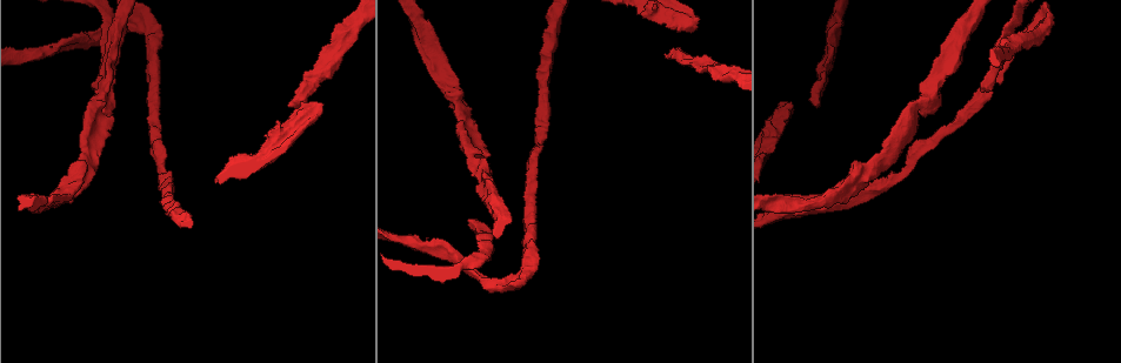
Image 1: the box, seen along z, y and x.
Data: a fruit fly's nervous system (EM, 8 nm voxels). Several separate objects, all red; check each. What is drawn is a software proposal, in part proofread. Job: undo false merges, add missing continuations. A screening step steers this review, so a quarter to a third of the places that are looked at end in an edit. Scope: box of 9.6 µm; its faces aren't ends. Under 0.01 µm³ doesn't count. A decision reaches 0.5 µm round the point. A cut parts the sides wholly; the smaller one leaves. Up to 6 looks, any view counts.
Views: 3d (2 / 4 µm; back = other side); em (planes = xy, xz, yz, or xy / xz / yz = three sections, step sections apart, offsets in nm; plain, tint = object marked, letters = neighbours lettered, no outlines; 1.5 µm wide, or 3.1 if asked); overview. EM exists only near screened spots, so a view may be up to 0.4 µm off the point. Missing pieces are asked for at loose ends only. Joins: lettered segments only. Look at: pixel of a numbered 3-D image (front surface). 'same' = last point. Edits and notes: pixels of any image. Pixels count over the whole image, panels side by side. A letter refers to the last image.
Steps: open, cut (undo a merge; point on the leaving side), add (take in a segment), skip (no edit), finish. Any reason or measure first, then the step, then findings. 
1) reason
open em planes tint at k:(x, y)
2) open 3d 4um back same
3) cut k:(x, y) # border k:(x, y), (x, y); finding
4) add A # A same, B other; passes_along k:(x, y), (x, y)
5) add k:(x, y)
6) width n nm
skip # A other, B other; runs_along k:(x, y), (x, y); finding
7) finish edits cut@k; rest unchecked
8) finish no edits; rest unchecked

end of a long branch
open em yz step 8 tint at 1:(91, 84)

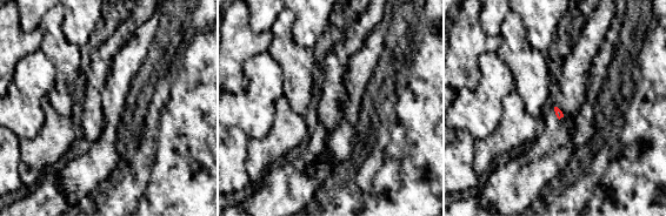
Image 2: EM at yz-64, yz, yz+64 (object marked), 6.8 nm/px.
cut it another way
open em planes letters same

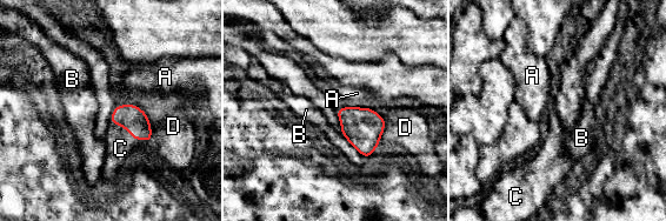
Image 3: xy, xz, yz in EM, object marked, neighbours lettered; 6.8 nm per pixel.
longest_contact B 260 nm
add C # A other, B other, C same, D other; passes_along 3:(134, 120), (124, 127), (120, 148); the neuron continues

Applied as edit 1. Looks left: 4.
open overview

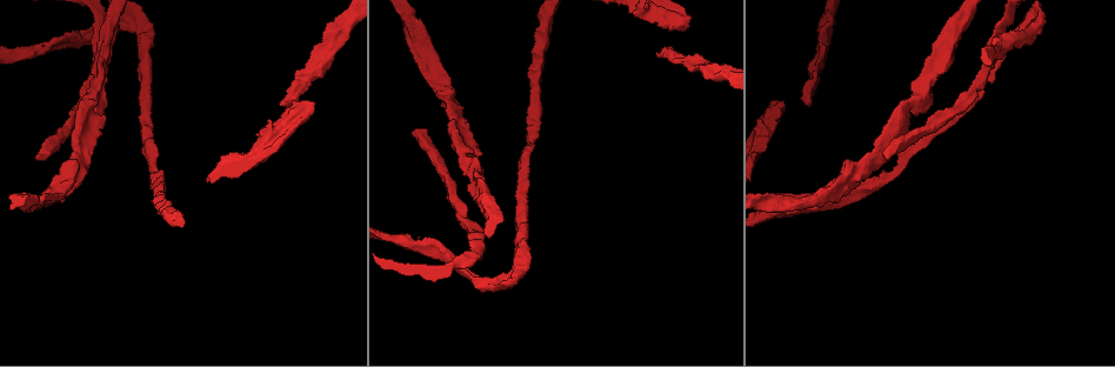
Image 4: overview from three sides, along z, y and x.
sharp bend
open 3d 2um at 4:(86, 112)

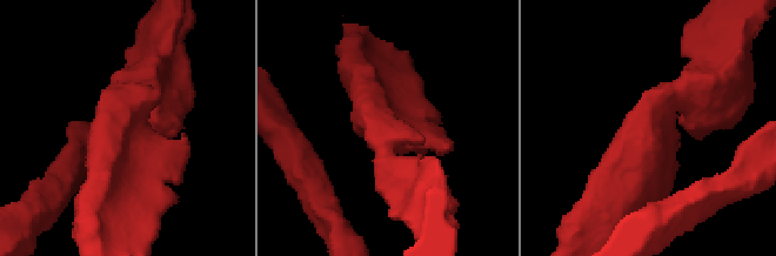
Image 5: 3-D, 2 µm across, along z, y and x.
open em planes tint at 5:(119, 127)

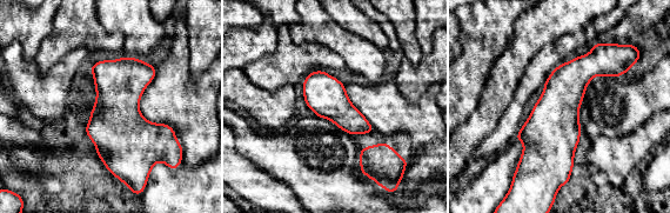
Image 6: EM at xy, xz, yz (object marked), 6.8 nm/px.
open em planes letters same

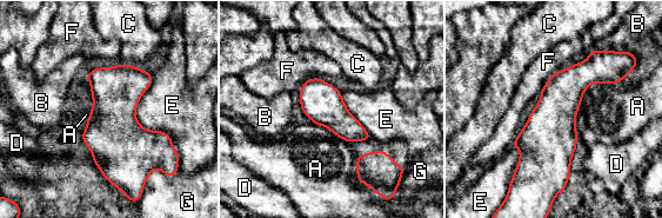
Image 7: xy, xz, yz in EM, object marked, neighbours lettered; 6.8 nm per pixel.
longest_contact E 550 nm
skip # A other, B other, C other, D other, E other, F other, G other; border 7:(152, 76), (135, 118), (176, 151); all the same neuron

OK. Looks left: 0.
finish edits add@3; rest unchecked

